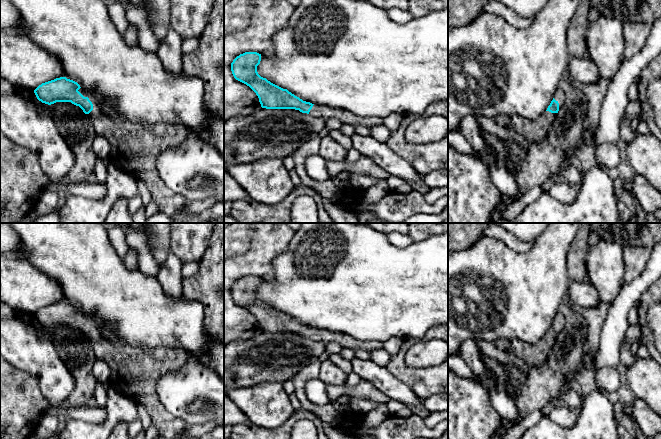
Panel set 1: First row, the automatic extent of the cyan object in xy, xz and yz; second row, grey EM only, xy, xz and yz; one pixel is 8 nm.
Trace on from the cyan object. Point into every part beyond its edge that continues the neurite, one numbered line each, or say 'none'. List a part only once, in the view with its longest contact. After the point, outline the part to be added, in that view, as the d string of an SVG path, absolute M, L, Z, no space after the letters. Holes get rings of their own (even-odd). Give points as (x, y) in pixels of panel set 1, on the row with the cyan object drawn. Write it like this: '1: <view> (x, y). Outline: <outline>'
1: xy (135, 147). Outline: M82 88L78 91L93 104L93 110L87 115L91 118L96 135L106 137L111 145L110 164L142 180L159 211L171 218L175 217L185 206L185 199L163 182L156 163L162 152L178 148L185 142L187 129L183 125L167 122L138 123L113 119L101 109L101 95Z

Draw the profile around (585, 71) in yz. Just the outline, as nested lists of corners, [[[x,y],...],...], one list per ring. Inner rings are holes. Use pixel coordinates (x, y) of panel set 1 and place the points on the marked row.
[[[571,57],[567,72],[573,80],[583,84],[593,84],[601,78],[598,67],[592,59]]]

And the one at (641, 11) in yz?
[[[590,0],[601,16],[615,18],[623,24],[653,23],[661,18],[661,0]]]

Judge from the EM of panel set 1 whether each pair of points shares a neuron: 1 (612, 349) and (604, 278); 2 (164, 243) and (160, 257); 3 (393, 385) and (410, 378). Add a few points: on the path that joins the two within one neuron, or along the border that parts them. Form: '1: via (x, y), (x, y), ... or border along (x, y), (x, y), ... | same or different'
1: border along (623, 287), (609, 305) | different
2: via (161, 246), (160, 254) | same
3: border along (385, 367), (419, 397) | different

